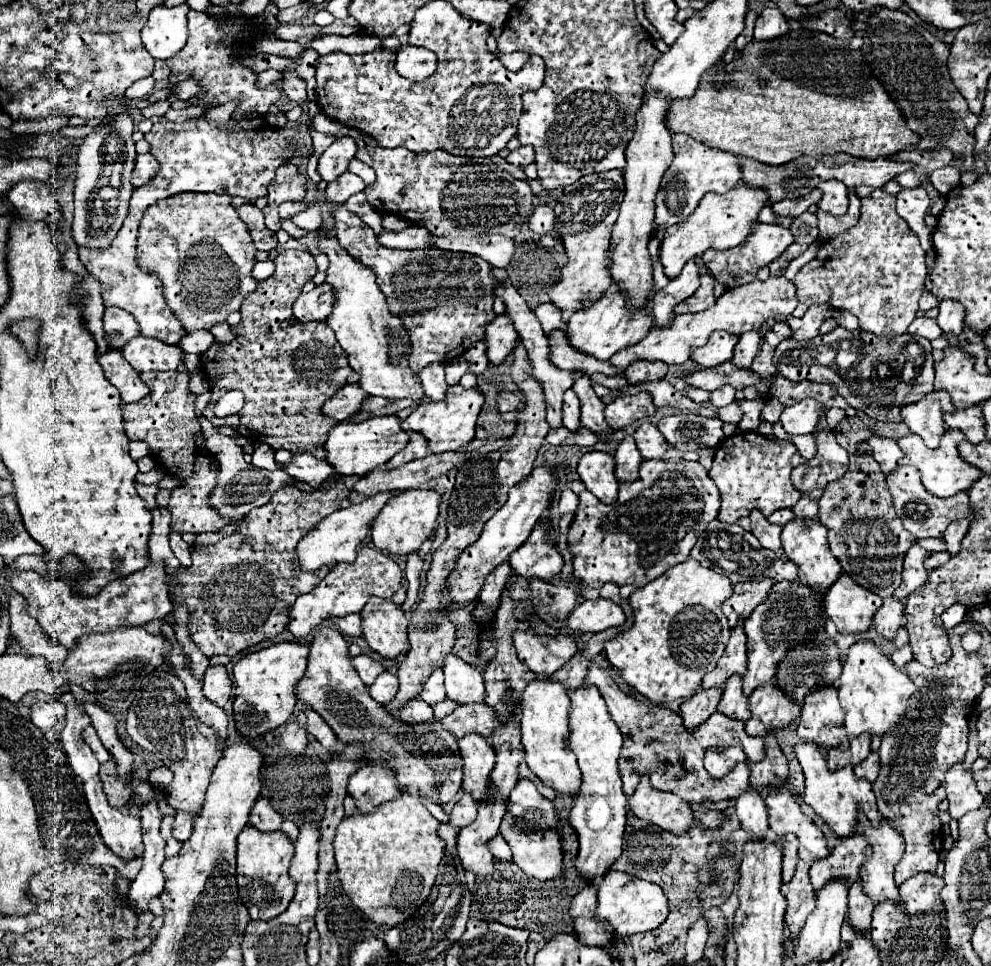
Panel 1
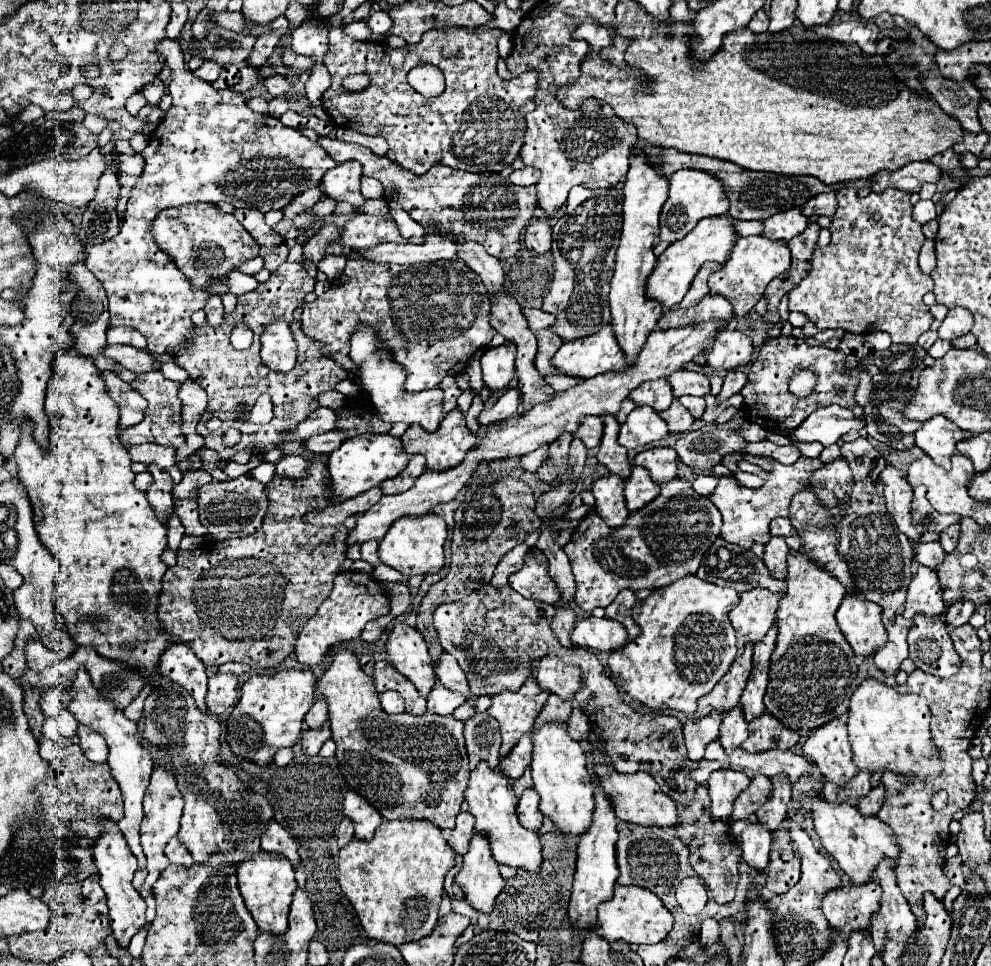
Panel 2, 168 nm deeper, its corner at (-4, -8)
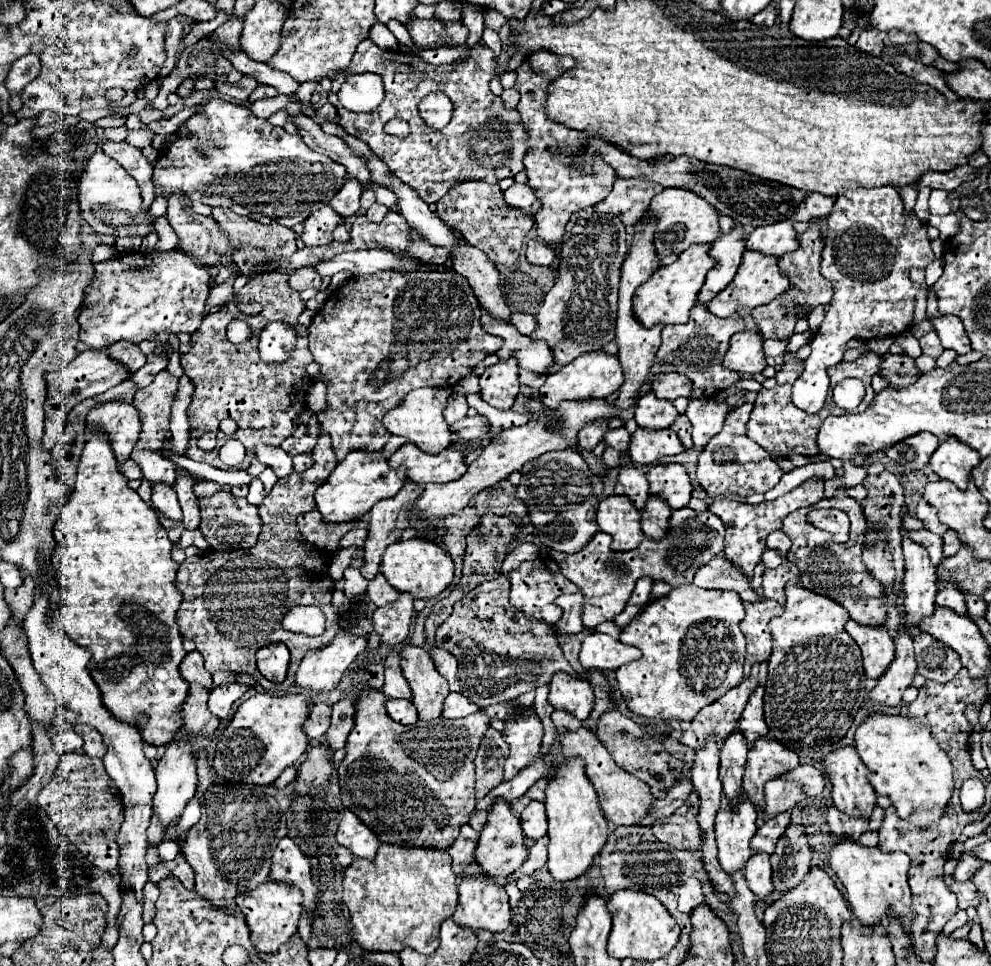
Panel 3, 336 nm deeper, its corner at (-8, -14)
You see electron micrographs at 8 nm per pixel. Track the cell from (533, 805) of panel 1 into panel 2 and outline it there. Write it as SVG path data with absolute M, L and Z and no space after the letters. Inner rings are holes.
M524 790L524 794L520 796L520 802L518 802L518 818L520 820L526 820L526 828L532 828L536 830L540 826L538 820L544 820L544 816L540 814L538 810L538 792L536 790Z

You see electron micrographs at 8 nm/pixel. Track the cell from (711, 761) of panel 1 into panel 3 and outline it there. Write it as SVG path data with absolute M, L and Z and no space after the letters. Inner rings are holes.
M744 794L736 806L722 806L718 810L714 834L718 844L718 860L724 872L732 874L742 870L750 858L750 840L756 832L756 818L756 806Z

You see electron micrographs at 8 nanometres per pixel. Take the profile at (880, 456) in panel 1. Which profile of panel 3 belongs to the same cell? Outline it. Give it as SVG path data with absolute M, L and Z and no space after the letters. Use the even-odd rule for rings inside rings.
M902 528L902 548L906 560L906 576L902 584L906 626L916 626L934 610L934 598L938 592L936 568L930 564L926 546L914 542L906 528Z

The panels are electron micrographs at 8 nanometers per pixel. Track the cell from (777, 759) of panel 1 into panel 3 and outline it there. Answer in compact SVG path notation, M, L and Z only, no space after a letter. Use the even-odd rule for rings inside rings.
M782 812L774 818L768 818L752 838L752 852L774 852L778 838L786 832L790 824L790 812Z

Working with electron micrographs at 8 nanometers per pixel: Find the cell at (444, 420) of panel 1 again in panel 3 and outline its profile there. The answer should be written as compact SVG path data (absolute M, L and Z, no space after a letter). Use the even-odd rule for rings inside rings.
M408 442L400 446L390 458L388 464L392 468L398 468L400 464L408 468L408 478L418 484L446 484L452 480L458 480L466 472L466 458L464 448L460 446L448 446L446 450L438 454L426 454L416 444Z

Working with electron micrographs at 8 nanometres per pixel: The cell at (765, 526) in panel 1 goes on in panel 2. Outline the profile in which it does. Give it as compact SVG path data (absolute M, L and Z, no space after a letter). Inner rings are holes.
M774 536L770 542L764 546L764 564L770 570L772 578L784 580L786 578L786 558L790 554L790 548L786 546L784 538Z

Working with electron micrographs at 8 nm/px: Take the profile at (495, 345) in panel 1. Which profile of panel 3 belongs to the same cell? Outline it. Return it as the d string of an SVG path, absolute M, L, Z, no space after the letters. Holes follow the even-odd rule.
M514 358L500 360L494 366L488 366L484 374L480 376L480 394L482 398L498 408L498 410L508 410L512 408L516 396L518 396L518 362Z

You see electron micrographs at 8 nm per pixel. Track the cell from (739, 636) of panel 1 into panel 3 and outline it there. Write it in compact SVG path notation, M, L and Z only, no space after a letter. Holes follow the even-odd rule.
M754 664L752 674L744 678L736 688L726 692L726 696L702 708L702 712L698 712L698 716L692 720L690 728L682 732L680 742L698 750L704 746L708 734L714 734L718 740L724 740L730 732L734 732L736 722L742 716L744 706L748 702L748 696L756 688L756 682L758 682L758 664Z

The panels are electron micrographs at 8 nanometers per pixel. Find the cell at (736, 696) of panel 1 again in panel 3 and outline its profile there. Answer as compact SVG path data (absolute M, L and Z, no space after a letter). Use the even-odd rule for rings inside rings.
M732 732L724 746L720 748L720 780L724 784L724 794L734 806L742 792L742 776L744 776L744 764L746 764L746 752L748 744L742 732Z

